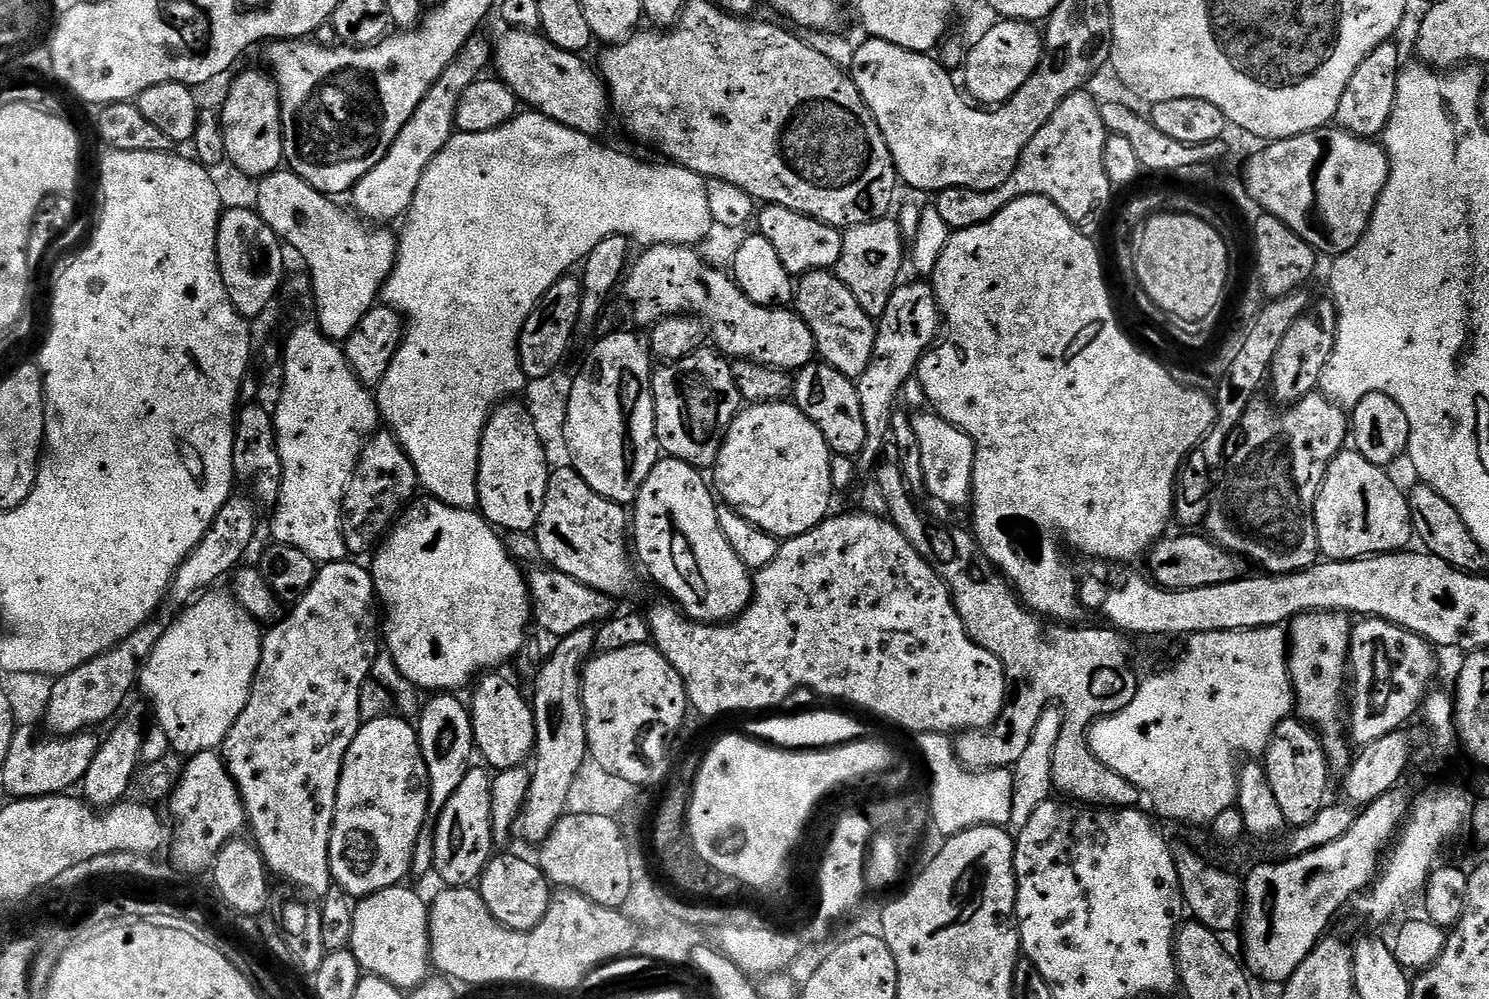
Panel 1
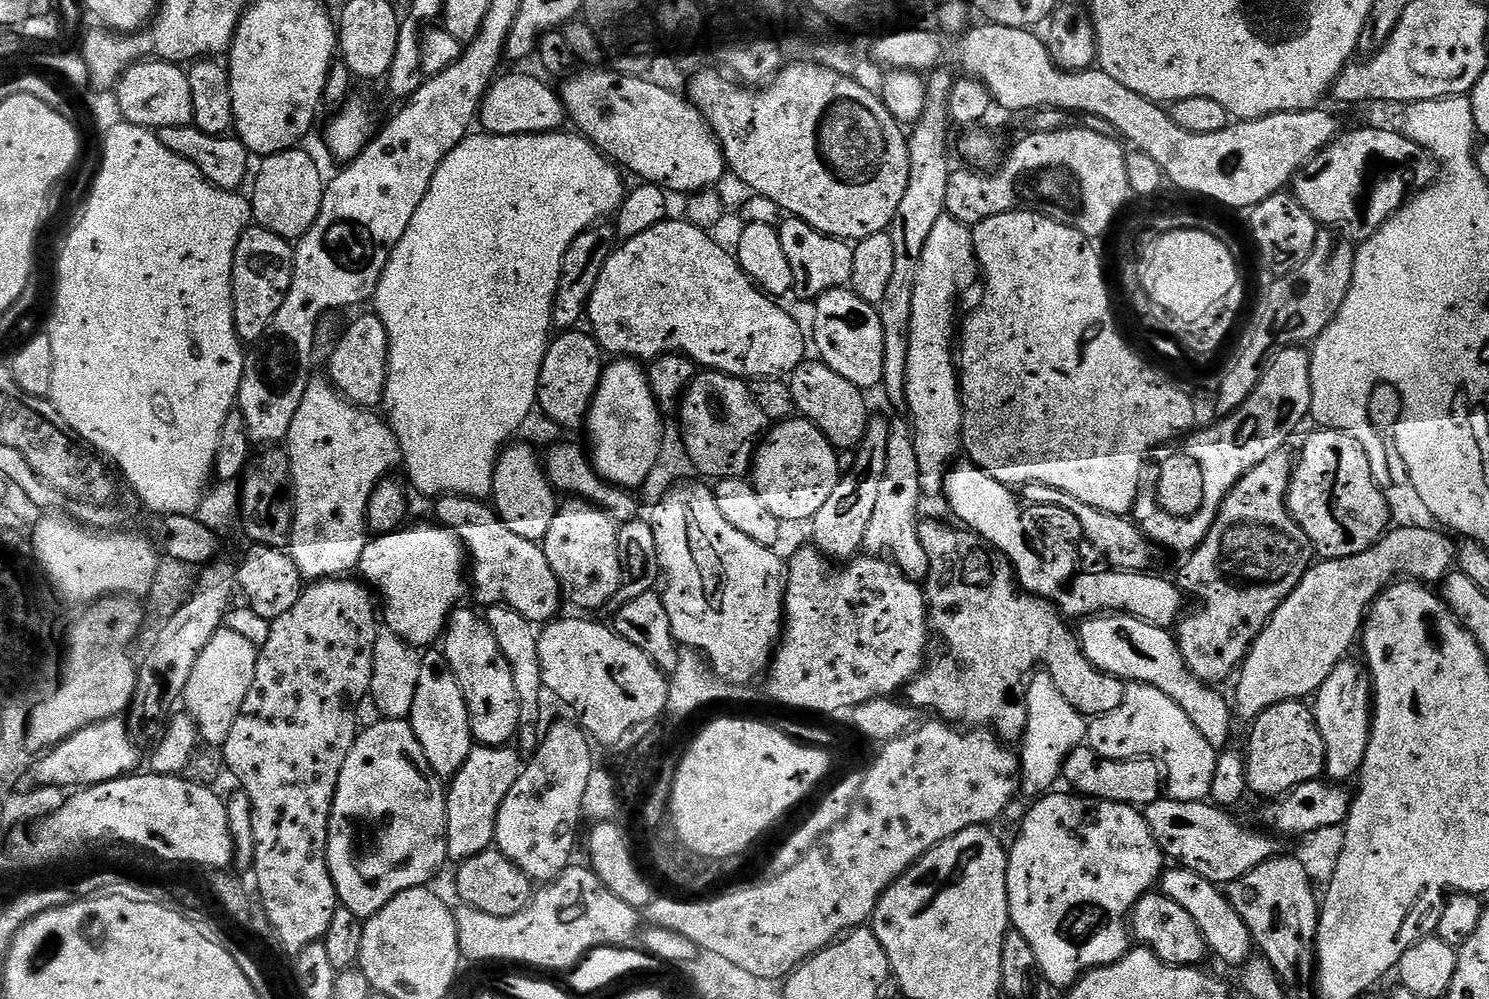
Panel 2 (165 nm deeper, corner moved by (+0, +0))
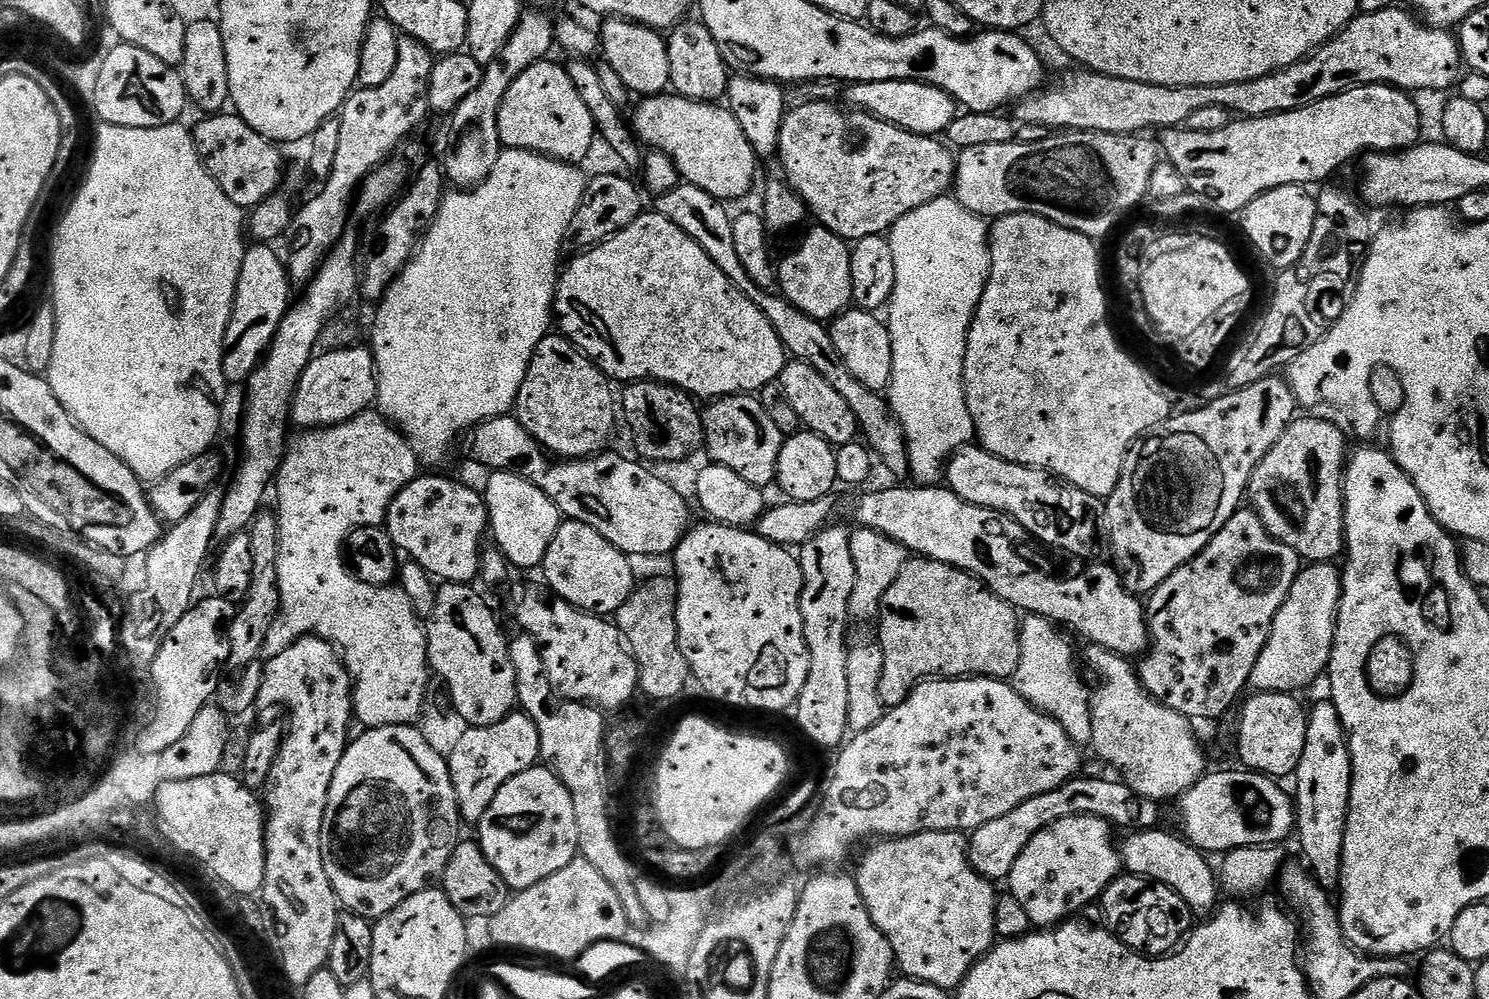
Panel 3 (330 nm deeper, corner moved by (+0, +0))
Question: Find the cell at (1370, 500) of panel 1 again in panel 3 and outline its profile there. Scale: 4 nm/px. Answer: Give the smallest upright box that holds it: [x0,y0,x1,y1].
[1247,414,1350,562]

